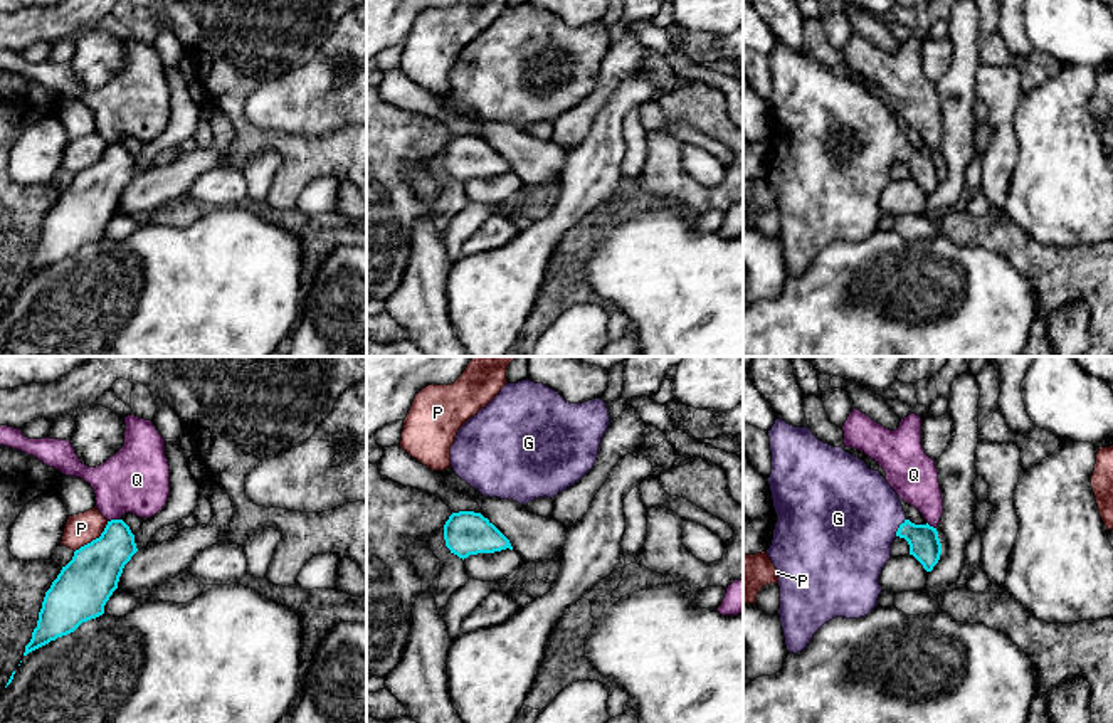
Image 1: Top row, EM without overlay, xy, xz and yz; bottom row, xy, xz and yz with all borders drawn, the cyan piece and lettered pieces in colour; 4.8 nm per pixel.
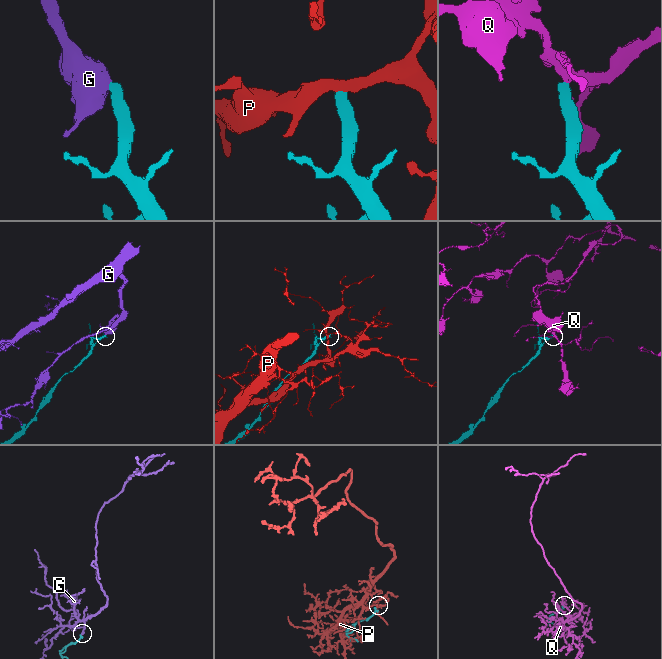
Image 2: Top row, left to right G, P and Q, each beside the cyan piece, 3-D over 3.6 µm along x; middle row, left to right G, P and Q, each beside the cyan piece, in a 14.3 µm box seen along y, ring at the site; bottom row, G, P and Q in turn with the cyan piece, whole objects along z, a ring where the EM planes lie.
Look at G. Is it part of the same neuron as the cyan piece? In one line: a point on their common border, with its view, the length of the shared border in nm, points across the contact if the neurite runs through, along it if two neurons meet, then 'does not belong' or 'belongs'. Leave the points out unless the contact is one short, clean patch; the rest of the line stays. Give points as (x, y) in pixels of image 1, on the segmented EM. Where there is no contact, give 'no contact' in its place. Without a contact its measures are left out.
meets cyan in yz at (900, 527); contact 100 nm long; runs through yz (923, 540), (900, 527), (868, 515), (849, 515); belongs

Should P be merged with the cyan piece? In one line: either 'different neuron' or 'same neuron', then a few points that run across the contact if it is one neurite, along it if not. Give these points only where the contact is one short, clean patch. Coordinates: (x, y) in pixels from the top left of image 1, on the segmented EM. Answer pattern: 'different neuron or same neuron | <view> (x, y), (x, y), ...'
different neuron | xy (108, 522), (98, 537), (74, 552)

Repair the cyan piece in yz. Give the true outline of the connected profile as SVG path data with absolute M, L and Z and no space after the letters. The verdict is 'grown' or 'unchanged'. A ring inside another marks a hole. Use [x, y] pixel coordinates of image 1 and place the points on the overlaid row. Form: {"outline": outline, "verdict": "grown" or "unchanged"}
{"outline": "M777 419L768 430L772 474L768 478L773 508L778 516L767 550L778 572L780 622L789 652L800 652L814 634L836 617L859 619L878 607L879 573L891 558L891 543L905 538L926 572L942 555L936 528L911 523L899 496L868 464L819 441L810 429L794 427Z", "verdict": "grown"}

